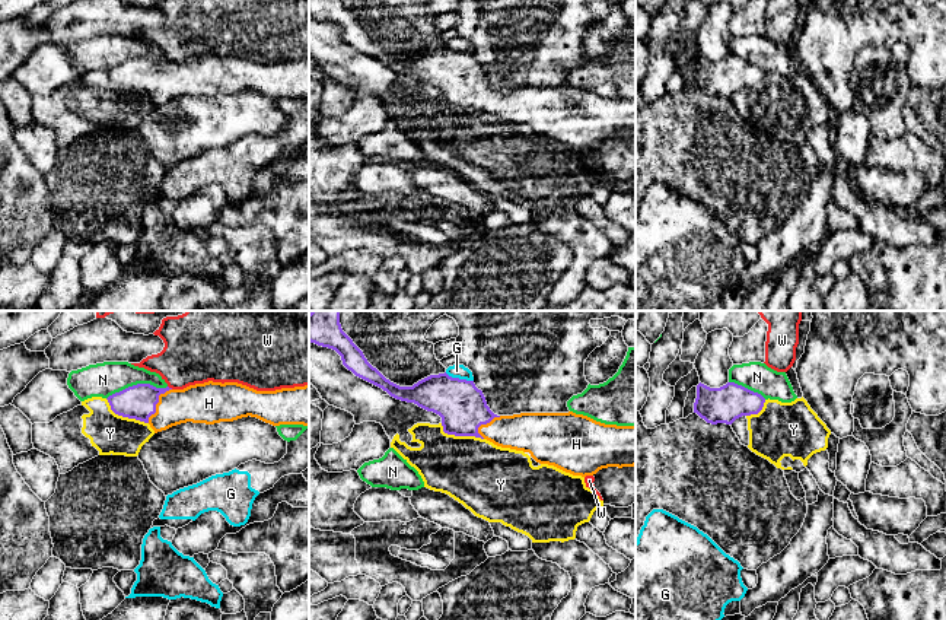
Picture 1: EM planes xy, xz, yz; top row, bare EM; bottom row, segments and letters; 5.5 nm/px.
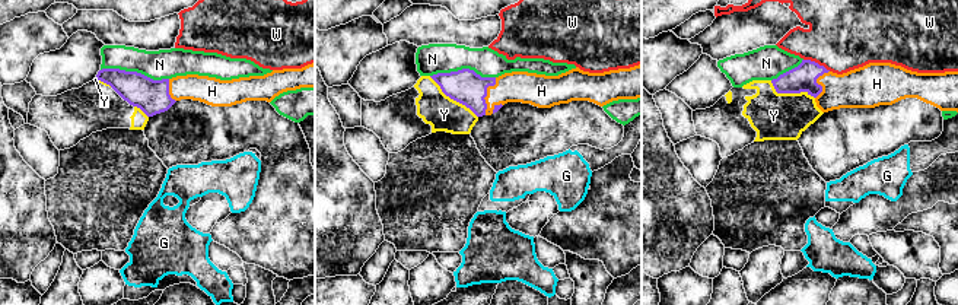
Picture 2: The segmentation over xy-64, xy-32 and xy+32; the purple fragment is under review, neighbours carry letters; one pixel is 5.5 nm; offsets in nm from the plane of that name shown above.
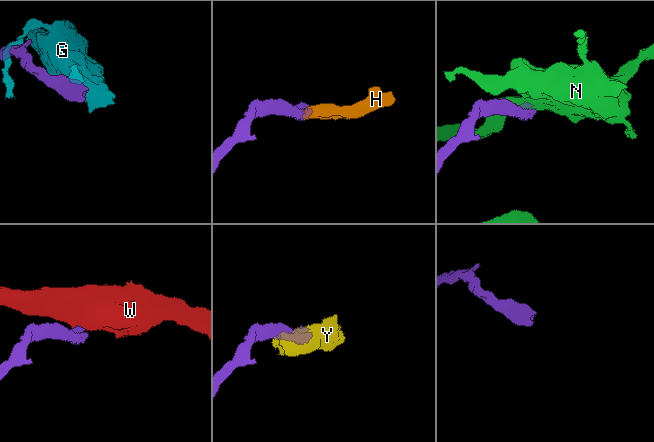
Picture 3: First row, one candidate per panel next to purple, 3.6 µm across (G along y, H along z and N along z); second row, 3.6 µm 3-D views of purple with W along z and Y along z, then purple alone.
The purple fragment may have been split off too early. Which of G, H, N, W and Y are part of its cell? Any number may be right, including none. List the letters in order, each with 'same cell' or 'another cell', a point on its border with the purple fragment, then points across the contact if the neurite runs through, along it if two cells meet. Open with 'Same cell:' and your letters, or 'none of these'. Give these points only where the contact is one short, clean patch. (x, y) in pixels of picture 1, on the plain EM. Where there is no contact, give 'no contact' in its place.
Same cell: H
G: another cell; meets purple in xz at (458, 51)
H: same cell; meets purple in xy at (158, 75); runs through xy (139, 75), (158, 75), (203, 76)
N: another cell; meets purple in xy at (137, 57)
W: another cell; meets purple in xy at (171, 62); border along xy (168, 59), (172, 62)
Y: another cell; meets purple in xy at (124, 89)

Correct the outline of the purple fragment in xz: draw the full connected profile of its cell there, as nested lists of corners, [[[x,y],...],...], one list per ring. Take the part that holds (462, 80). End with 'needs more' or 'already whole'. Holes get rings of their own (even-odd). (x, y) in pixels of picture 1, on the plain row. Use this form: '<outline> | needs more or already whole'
[[[309,0],[309,15],[335,23],[343,38],[356,50],[382,61],[391,70],[414,76],[442,90],[443,105],[455,109],[475,109],[497,120],[529,125],[539,137],[554,139],[573,149],[593,149],[608,140],[636,139],[636,99],[617,99],[596,95],[587,89],[568,86],[520,86],[497,89],[487,79],[485,70],[474,54],[452,51],[446,45],[430,48],[413,60],[399,60],[373,41],[363,25],[341,0]]] | needs more

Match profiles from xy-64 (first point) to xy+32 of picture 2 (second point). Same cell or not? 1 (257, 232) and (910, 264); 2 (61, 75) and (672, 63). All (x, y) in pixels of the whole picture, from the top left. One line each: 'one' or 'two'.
1: two
2: two

